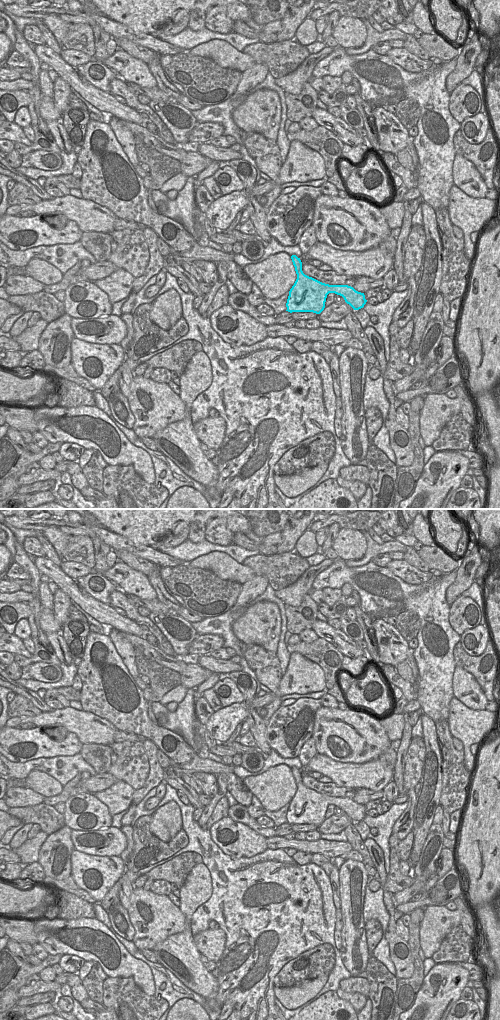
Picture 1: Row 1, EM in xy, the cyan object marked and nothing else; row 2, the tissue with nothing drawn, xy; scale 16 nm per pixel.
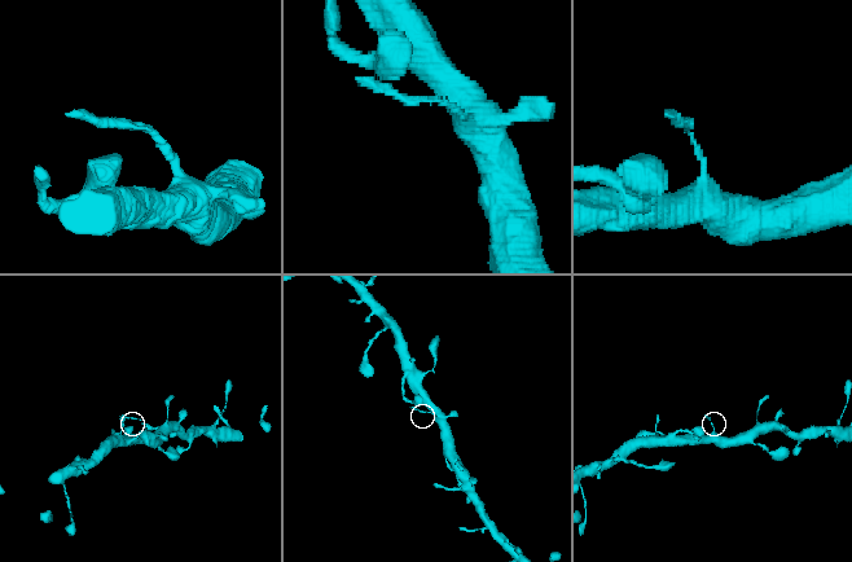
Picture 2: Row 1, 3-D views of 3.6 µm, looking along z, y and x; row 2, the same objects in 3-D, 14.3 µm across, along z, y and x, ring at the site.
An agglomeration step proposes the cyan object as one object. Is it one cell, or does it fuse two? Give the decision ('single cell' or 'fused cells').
single cell

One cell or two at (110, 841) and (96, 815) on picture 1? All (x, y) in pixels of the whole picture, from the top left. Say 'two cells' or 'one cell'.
two cells

